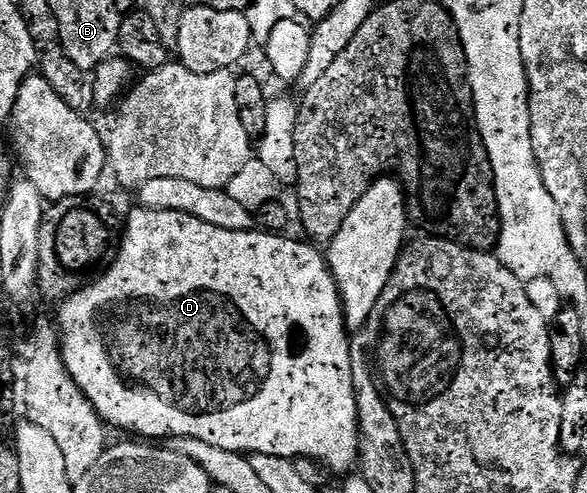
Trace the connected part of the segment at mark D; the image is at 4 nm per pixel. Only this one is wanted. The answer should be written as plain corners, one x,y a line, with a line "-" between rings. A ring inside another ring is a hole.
136,206
134,210
125,219
121,242
118,244
119,252
111,264
106,264
107,272
100,279
93,280
88,287
87,284
80,286
78,291
62,300
60,307
63,308
57,316
64,364
104,424
111,429
120,427
123,431
132,431
135,434
132,436
143,441
196,439
206,441
208,445
217,445
217,449
236,451
238,455
272,455
292,461
309,458
328,472
350,472
359,457
357,397
353,393
351,364
353,340
343,316
339,287
331,275
331,268
327,266
324,252
310,242
298,243
295,239
286,239
288,236
283,233
268,233
258,229
217,229
217,225
205,225
205,221
197,221
197,217
189,213
141,206

